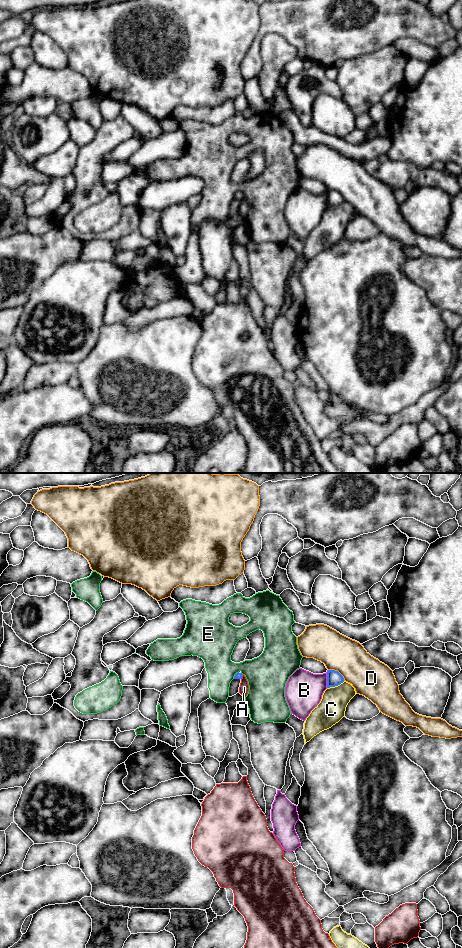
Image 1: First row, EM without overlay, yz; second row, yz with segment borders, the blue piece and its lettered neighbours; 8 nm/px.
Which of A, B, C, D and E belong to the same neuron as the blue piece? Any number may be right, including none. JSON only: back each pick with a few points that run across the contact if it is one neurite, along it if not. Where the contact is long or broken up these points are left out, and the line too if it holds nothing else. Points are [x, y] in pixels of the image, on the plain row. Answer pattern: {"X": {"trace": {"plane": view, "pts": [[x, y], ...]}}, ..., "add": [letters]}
{"add": []}

